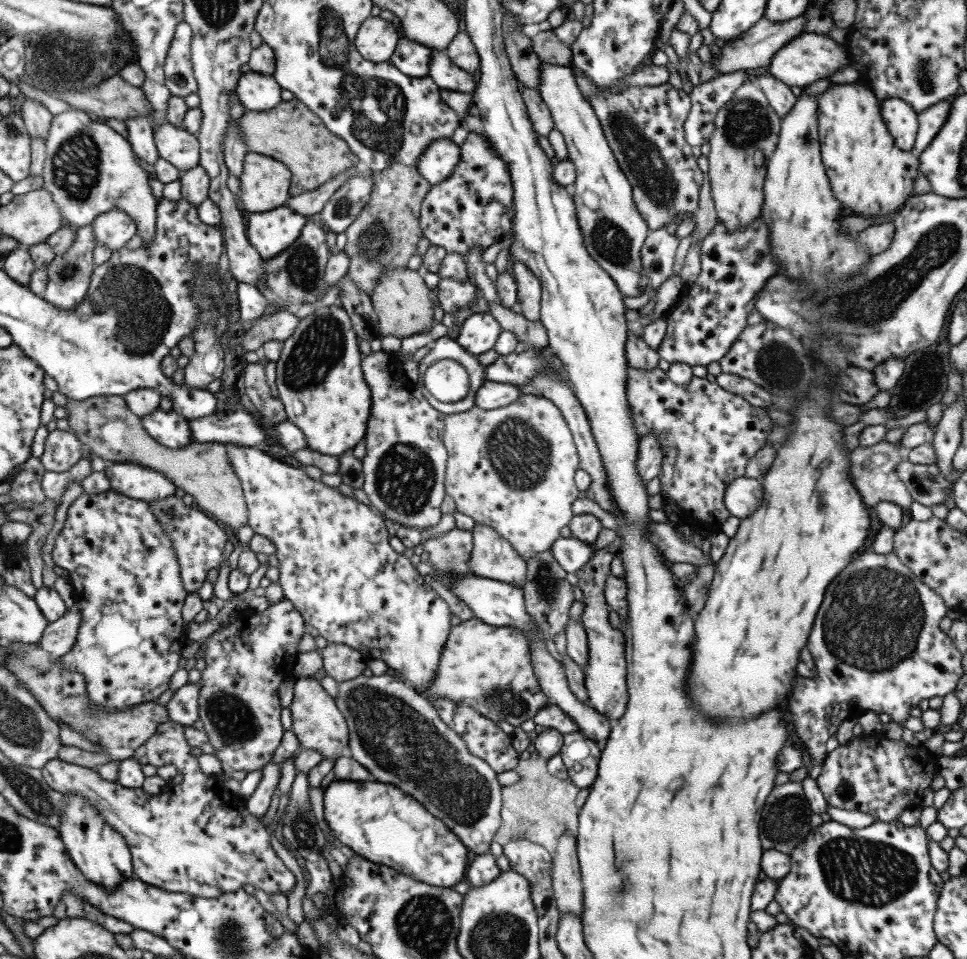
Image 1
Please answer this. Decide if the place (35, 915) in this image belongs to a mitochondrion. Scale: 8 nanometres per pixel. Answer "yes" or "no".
no

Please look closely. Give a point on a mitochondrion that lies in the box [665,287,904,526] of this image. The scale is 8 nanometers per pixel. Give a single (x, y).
(778, 364)

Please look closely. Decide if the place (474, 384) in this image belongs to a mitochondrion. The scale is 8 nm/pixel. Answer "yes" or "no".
no

